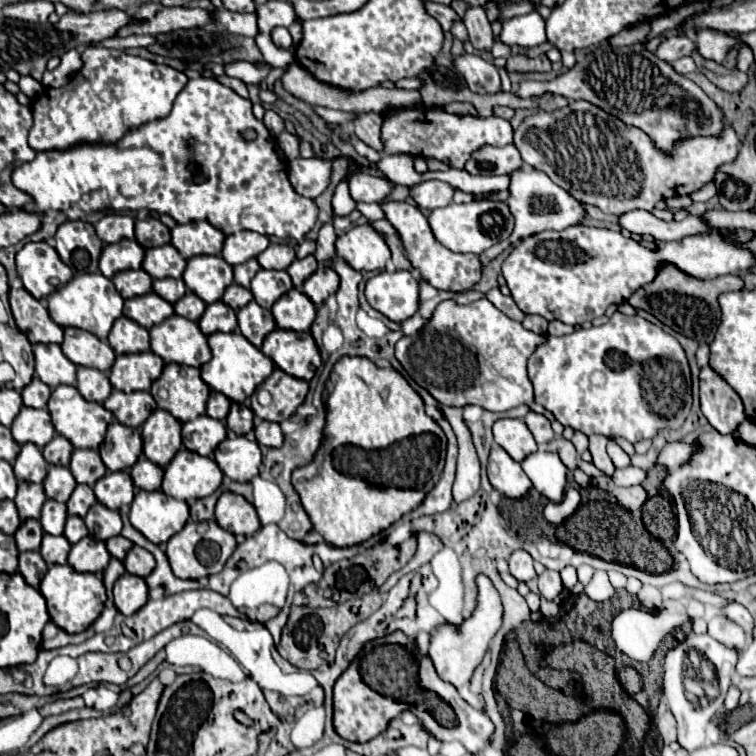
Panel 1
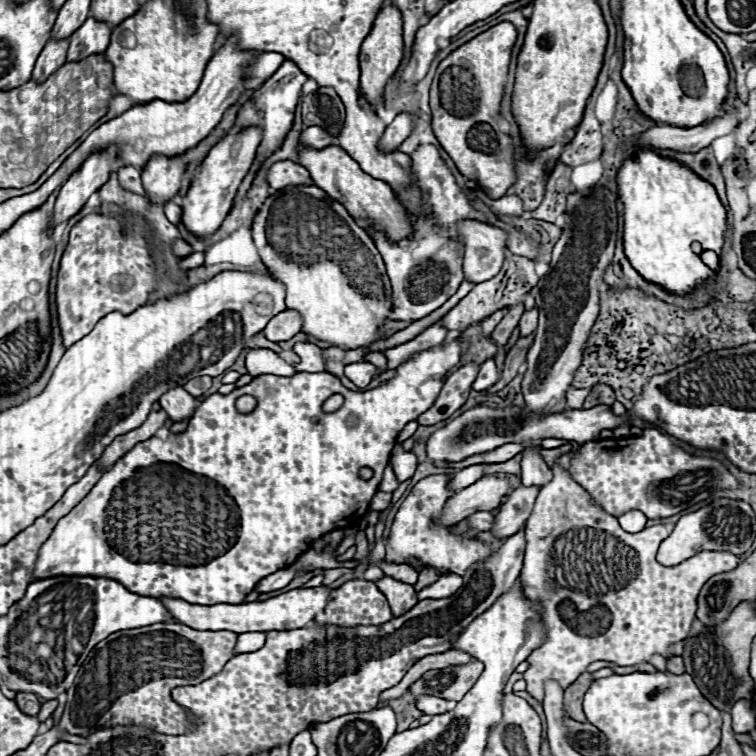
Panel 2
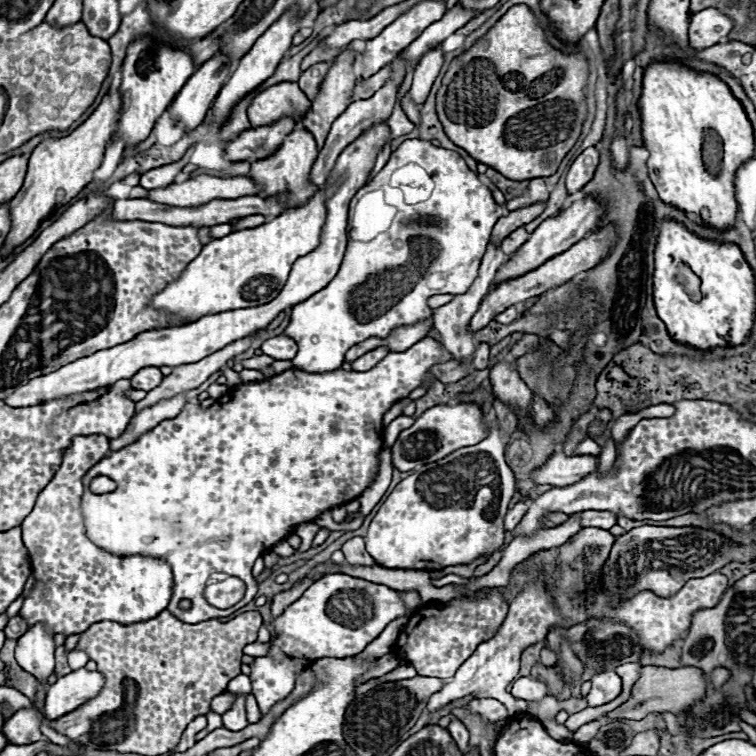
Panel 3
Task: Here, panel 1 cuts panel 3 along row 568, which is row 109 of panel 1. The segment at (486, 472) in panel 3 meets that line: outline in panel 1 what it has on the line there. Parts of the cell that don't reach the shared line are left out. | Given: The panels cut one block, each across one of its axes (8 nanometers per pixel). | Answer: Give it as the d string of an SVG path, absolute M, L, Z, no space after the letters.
M408 108L390 112L384 116L382 126L382 142L386 154L412 154L412 156L428 156L440 162L446 162L452 168L462 170L466 158L480 146L506 146L512 144L512 126L504 118L490 116L480 120L476 116L454 116L444 110L432 108Z

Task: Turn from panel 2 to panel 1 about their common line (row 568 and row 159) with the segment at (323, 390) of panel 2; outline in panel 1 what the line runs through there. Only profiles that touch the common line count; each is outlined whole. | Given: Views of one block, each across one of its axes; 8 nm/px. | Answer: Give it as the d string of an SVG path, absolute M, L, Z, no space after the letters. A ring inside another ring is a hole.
M214 78L190 80L178 94L172 112L158 120L130 130L118 146L78 146L70 154L36 154L32 162L18 166L12 172L12 184L32 196L38 210L68 210L80 208L94 212L102 208L114 210L154 210L170 214L178 224L206 220L224 234L240 230L254 230L264 236L300 240L316 224L318 208L310 198L298 196L288 182L286 164L280 160L274 138L268 134L264 122L252 114L252 102L240 98L234 90L222 86ZM254 128L256 140L246 142L240 132Z

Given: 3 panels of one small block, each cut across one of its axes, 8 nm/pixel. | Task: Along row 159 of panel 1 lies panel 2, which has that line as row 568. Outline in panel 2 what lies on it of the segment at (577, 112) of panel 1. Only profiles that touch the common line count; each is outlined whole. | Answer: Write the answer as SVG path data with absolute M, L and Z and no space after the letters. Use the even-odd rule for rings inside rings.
M554 466L552 468L554 472L554 478L540 490L538 498L536 498L536 506L534 506L534 512L530 514L528 522L526 522L526 552L524 552L524 566L522 566L522 572L520 572L520 582L522 582L522 588L524 588L524 596L526 600L534 602L540 606L538 614L540 614L540 620L542 620L542 626L546 630L546 638L542 642L540 648L536 648L530 656L528 656L528 662L530 662L530 668L524 672L524 680L528 684L528 692L542 702L544 698L544 680L552 678L552 680L558 680L558 684L562 688L568 688L582 672L586 672L586 668L592 664L592 662L598 662L598 660L604 660L604 662L616 662L618 666L634 666L634 664L640 664L640 662L650 662L650 658L654 654L660 654L664 656L664 660L670 660L672 654L668 652L668 648L676 642L682 642L684 638L688 638L688 632L692 628L692 622L696 620L694 612L696 612L696 596L700 592L700 588L704 586L704 582L710 578L710 576L716 576L718 572L730 572L730 568L736 568L740 564L740 558L734 556L734 554L728 554L728 552L698 552L696 556L688 558L686 562L678 564L678 566L662 566L656 562L656 550L660 546L660 542L670 534L672 530L672 524L666 524L666 526L650 526L650 528L644 528L642 532L636 532L636 534L630 534L630 532L624 532L618 524L618 520L610 514L606 514L604 510L600 510L598 506L590 504L590 496L560 468L560 466ZM598 608L606 608L608 612L590 612L590 610L598 610Z

